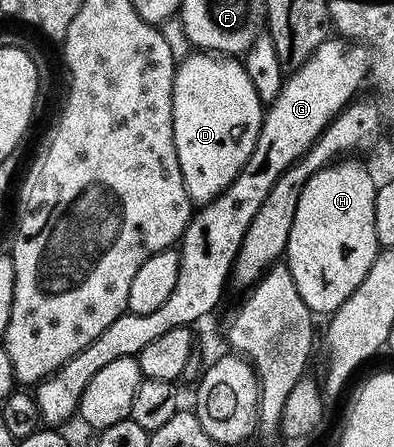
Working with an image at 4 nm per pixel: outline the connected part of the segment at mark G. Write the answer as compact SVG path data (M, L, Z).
M330 36L320 44L320 48L316 48L316 52L312 52L312 56L299 70L293 71L283 81L280 92L274 97L273 102L265 107L262 115L262 127L258 133L256 144L252 148L252 156L248 156L244 168L238 173L236 180L232 180L230 187L223 194L219 194L213 202L207 202L201 208L193 211L191 220L186 225L185 232L182 233L176 288L172 288L172 296L168 296L168 300L164 300L164 304L160 308L156 308L156 312L121 314L119 318L112 320L112 324L108 324L108 328L104 328L104 332L100 332L100 336L96 336L96 340L92 340L92 344L88 344L88 348L76 352L76 356L72 356L72 360L65 362L55 374L49 374L47 378L43 378L33 387L32 395L38 406L39 419L47 427L61 427L61 422L66 422L70 417L78 414L78 405L84 396L84 388L88 388L88 380L92 380L92 376L96 376L96 372L100 372L100 368L104 368L104 364L112 364L112 360L117 358L137 356L144 348L148 348L148 344L152 344L152 340L164 336L164 332L172 332L172 328L181 326L193 327L193 322L208 317L221 304L222 293L226 290L226 282L228 286L228 279L231 277L238 249L244 240L244 232L248 228L248 224L252 224L252 216L256 216L256 211L260 209L264 196L268 196L268 192L272 192L272 184L276 184L278 177L289 166L299 162L310 151L314 141L328 129L331 120L355 101L357 94L354 93L361 88L362 81L370 78L371 61L372 51L369 46L363 46L360 42L351 42L349 38Z

